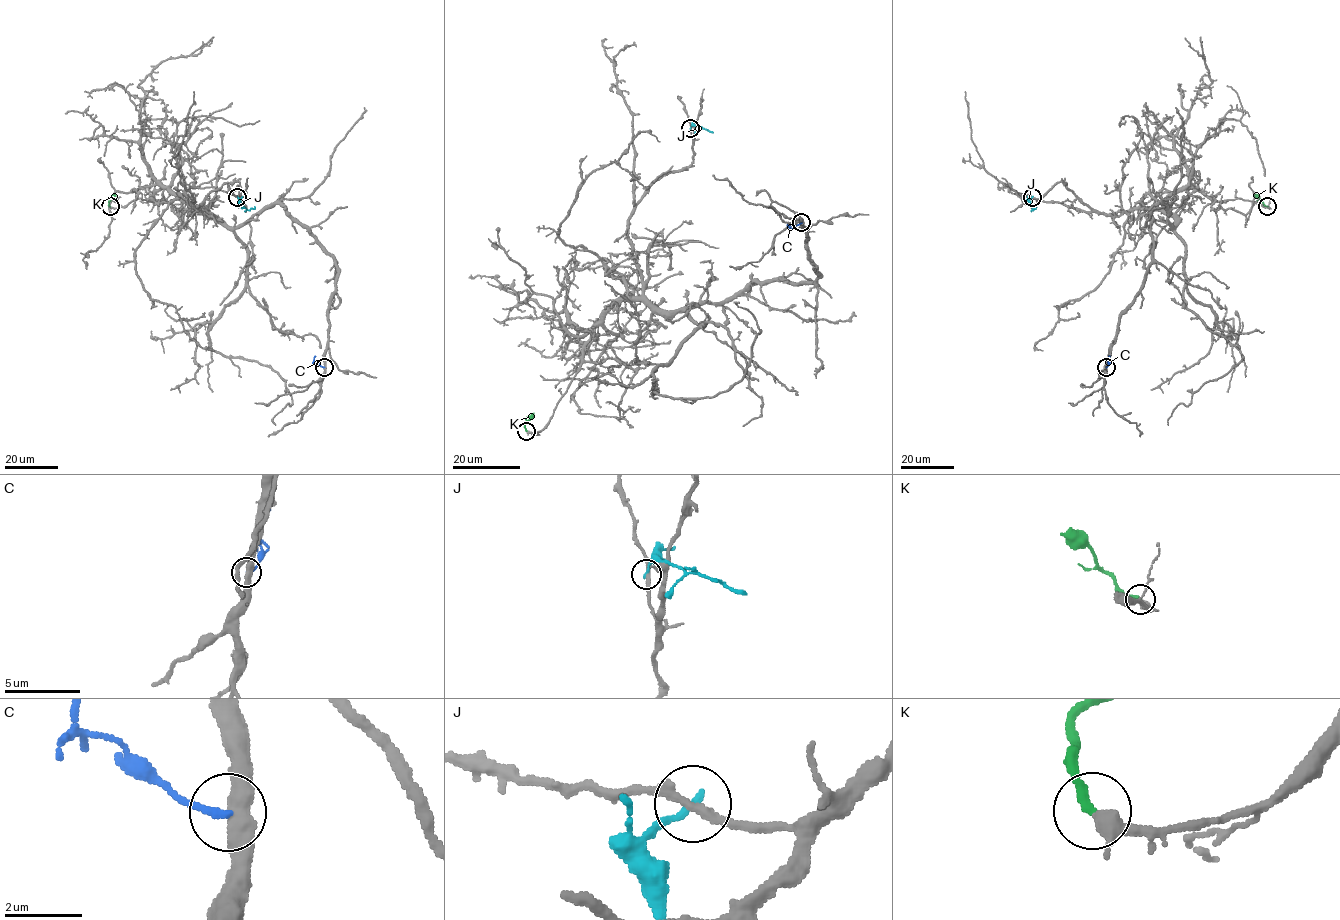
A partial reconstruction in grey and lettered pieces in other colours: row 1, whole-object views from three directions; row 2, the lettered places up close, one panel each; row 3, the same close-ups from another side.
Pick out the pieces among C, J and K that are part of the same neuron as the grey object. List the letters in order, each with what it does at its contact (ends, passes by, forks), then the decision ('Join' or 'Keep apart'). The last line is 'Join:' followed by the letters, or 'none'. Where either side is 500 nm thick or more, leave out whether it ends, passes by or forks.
C: It ends there. Keep apart
J: It ends there. Keep apart
K: It ends there. Join
Join: K

